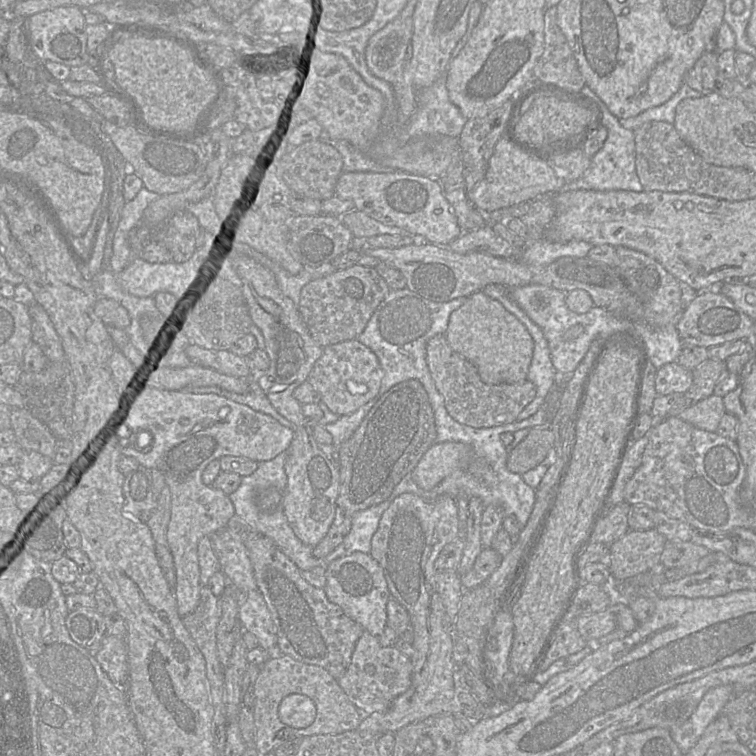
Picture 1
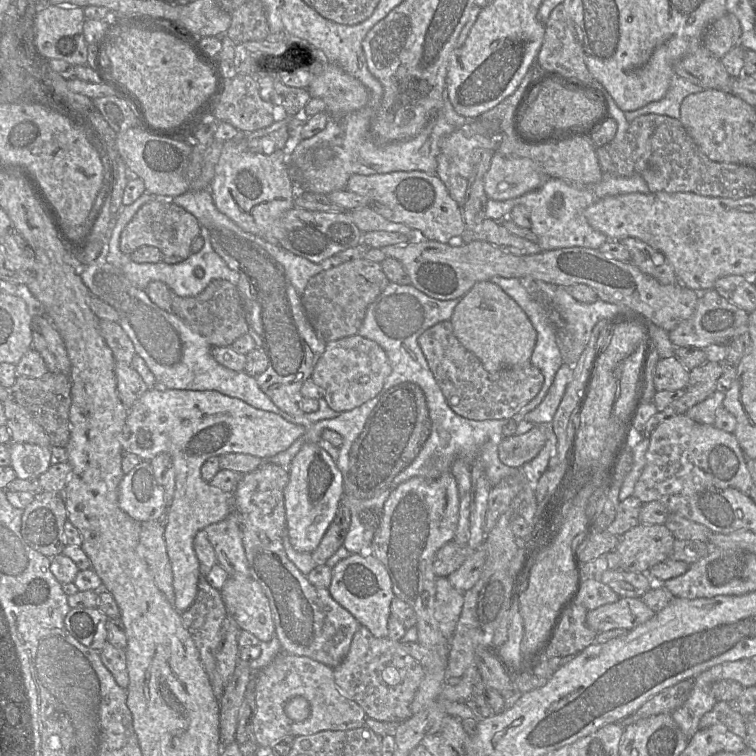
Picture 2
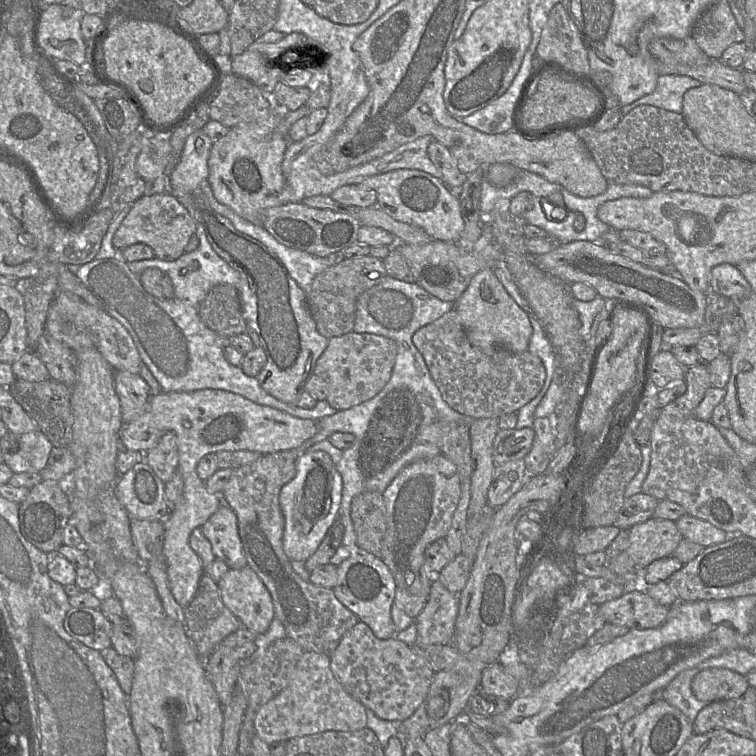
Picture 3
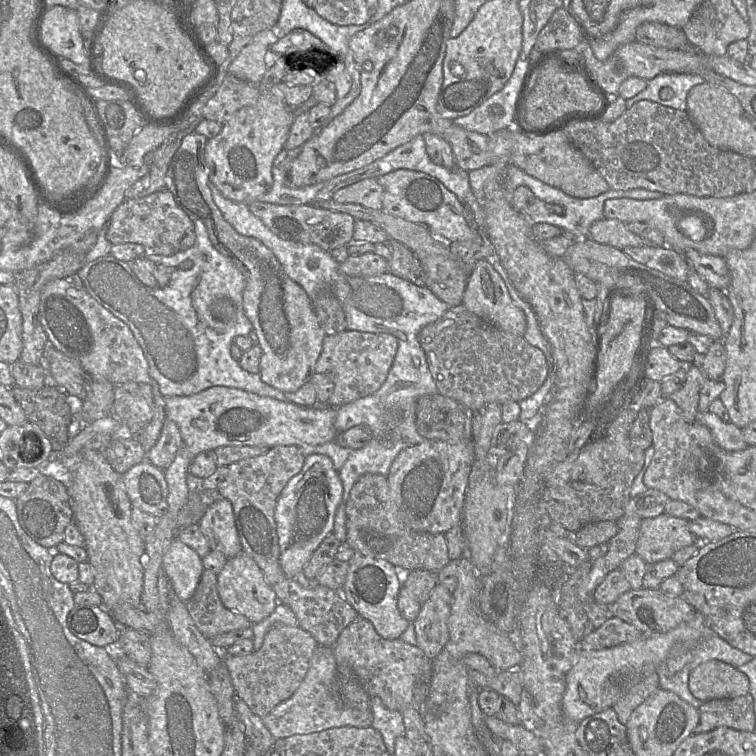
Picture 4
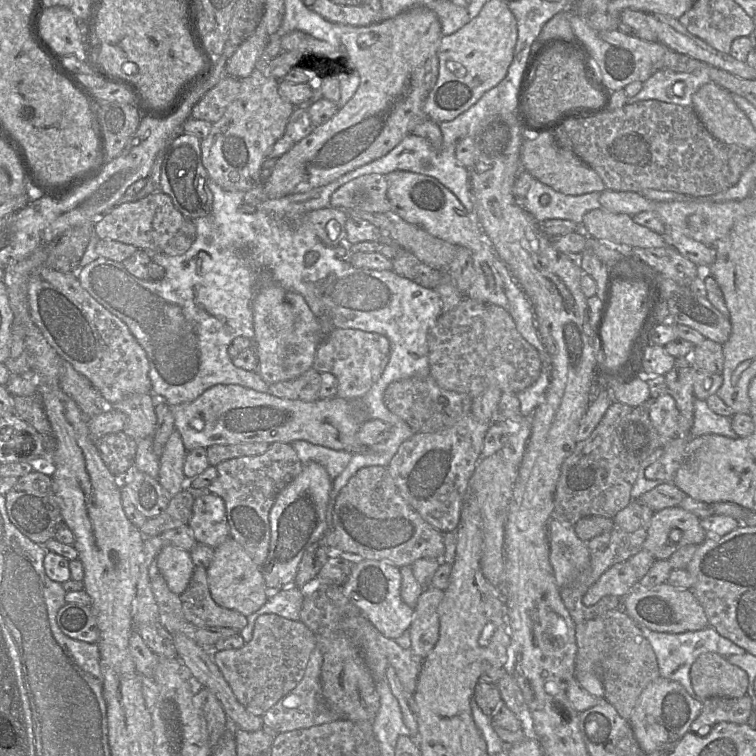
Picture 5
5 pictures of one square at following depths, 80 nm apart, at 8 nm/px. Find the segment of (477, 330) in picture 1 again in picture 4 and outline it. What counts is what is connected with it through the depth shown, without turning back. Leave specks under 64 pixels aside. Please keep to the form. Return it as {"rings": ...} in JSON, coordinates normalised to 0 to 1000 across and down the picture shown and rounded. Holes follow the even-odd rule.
{"rings":[[[643,343],[630,347],[618,372],[611,402],[638,423],[669,439],[684,444],[692,444],[694,440],[694,414],[679,399],[665,369]]]}

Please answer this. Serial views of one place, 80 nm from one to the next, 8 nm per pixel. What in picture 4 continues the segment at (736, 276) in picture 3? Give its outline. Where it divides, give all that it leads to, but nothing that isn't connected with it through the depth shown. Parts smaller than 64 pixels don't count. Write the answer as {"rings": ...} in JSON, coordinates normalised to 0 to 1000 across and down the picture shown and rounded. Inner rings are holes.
{"rings":[[[919,329],[905,333],[906,343],[939,380],[959,385],[966,376],[966,360],[958,340],[927,336]]]}

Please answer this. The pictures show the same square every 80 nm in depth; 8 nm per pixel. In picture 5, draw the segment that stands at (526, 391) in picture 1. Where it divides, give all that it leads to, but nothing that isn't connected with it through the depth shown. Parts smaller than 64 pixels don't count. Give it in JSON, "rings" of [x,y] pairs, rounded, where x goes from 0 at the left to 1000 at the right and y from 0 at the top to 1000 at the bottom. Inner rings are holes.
{"rings":[[[614,392],[601,409],[585,414],[565,452],[570,499],[583,513],[620,521],[624,528],[647,511],[684,521],[716,493],[712,464],[688,443],[673,413],[655,402]]]}

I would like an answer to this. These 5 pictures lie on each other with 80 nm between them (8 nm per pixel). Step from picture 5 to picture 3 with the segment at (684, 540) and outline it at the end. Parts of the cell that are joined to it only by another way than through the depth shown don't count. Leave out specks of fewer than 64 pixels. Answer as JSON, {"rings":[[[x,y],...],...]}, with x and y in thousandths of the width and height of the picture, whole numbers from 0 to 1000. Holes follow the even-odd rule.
{"rings":[[[860,685],[844,692],[832,700],[832,724],[828,728],[844,751],[853,753],[864,742],[889,734],[903,710],[893,689],[882,687]]]}

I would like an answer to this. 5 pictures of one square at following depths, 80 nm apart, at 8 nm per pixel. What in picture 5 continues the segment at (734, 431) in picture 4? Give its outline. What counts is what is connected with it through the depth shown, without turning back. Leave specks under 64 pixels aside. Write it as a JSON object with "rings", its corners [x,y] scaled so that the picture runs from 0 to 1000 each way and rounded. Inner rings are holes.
{"rings":[[[918,528],[918,557],[913,578],[947,574],[963,579],[976,577],[967,566],[966,553],[950,549],[938,541],[933,529]]]}

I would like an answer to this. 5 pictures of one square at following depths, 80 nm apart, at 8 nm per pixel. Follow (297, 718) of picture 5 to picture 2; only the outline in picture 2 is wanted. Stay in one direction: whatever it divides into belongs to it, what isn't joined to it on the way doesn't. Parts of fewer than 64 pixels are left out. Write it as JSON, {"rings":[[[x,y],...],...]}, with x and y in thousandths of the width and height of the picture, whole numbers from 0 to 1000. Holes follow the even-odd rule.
{"rings":[[[370,864],[358,878],[349,884],[344,890],[337,890],[339,893],[339,910],[337,910],[337,929],[339,929],[339,942],[336,947],[336,974],[341,987],[360,988],[364,983],[369,981],[377,975],[394,975],[394,974],[407,974],[414,972],[425,967],[460,967],[466,964],[474,964],[483,960],[484,944],[481,939],[466,925],[455,919],[450,911],[446,909],[442,901],[440,885],[430,878],[417,874],[405,868],[393,868],[381,864]],[[398,921],[403,923],[410,931],[410,947],[401,955],[389,955],[380,948],[376,940],[376,934],[385,923]]]}

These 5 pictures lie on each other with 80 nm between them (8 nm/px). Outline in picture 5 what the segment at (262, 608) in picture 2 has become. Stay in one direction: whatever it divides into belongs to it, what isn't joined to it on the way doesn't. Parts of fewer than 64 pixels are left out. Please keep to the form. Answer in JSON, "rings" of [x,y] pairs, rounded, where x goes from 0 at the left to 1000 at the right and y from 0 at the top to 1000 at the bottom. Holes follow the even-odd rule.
{"rings":[[[306,709],[283,725],[280,743],[272,755],[280,792],[290,802],[315,808],[325,816],[343,807],[357,788],[345,750]]]}

